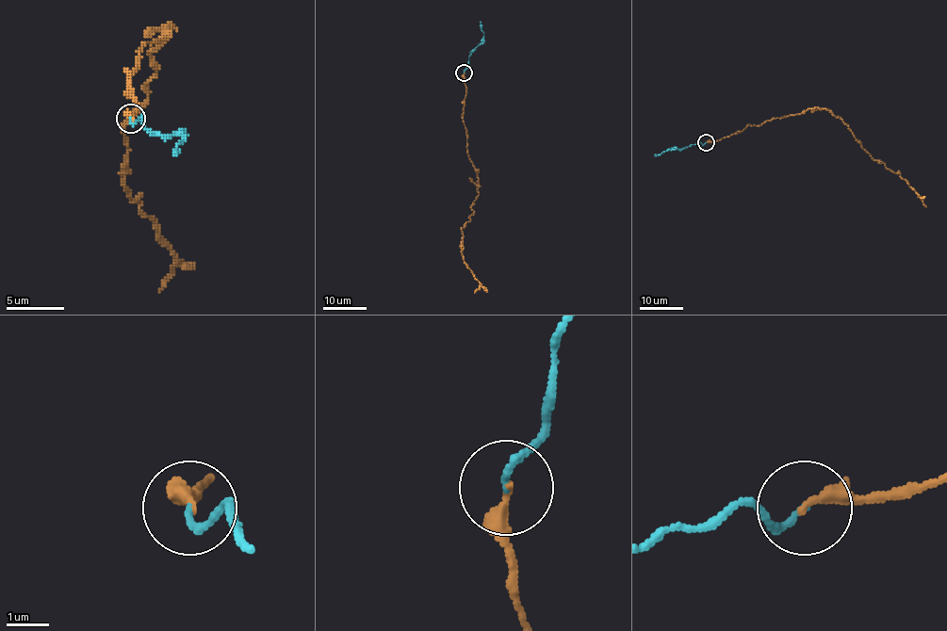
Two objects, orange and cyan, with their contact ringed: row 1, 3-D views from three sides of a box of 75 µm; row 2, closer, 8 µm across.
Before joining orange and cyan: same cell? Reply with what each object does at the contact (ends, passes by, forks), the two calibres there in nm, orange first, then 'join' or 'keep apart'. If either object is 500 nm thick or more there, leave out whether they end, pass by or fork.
orange passes by; cyan ends there; 190 nm thick on the orange side, 160 nm on the other; join

